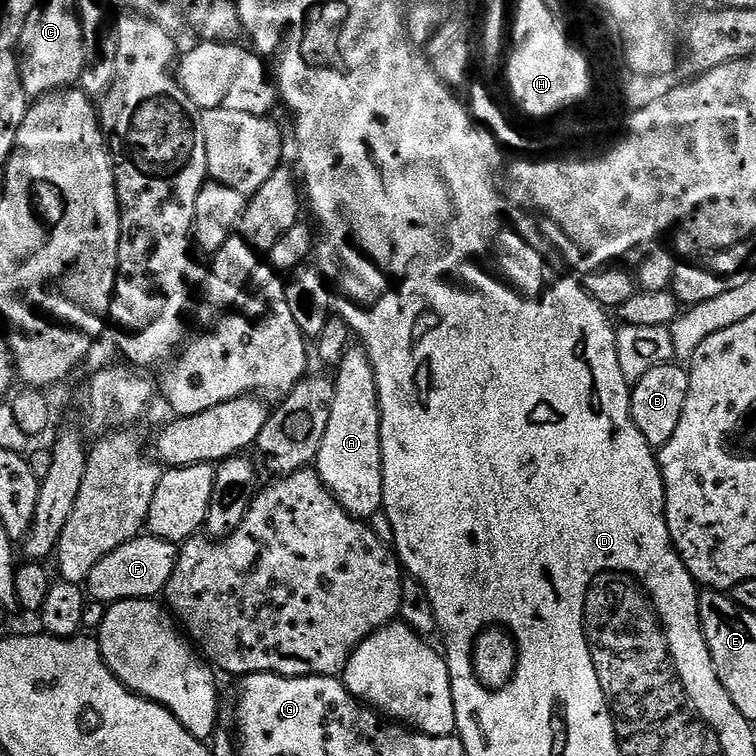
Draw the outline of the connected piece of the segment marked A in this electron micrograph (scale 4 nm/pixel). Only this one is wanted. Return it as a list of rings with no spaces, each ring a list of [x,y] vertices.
[[[363,347],[348,348],[335,371],[334,381],[330,422],[326,426],[326,438],[322,438],[322,450],[318,450],[316,455],[314,471],[351,516],[367,521],[384,507],[384,463],[380,445],[380,399],[376,375]]]

